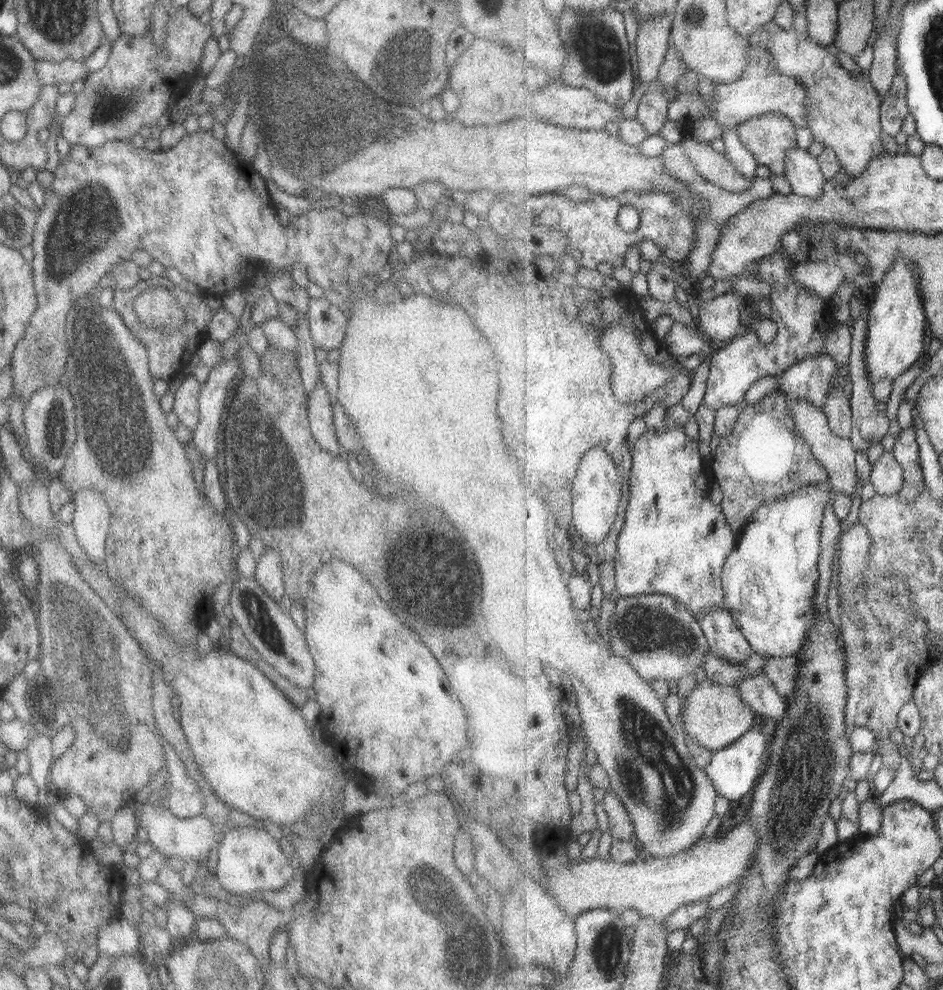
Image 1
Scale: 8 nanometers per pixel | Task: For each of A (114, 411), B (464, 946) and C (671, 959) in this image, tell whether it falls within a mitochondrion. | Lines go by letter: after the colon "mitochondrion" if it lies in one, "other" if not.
A: mitochondrion
B: mitochondrion
C: other

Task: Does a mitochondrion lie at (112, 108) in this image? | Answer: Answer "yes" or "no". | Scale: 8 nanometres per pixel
yes

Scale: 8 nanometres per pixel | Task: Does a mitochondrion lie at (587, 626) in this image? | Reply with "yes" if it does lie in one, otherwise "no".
no

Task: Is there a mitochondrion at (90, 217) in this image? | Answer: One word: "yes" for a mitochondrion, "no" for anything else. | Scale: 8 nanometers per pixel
yes

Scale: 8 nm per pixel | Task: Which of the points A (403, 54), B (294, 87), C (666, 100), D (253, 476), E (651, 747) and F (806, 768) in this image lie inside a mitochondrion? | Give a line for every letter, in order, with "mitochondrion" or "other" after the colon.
A: mitochondrion
B: mitochondrion
C: other
D: mitochondrion
E: mitochondrion
F: mitochondrion

